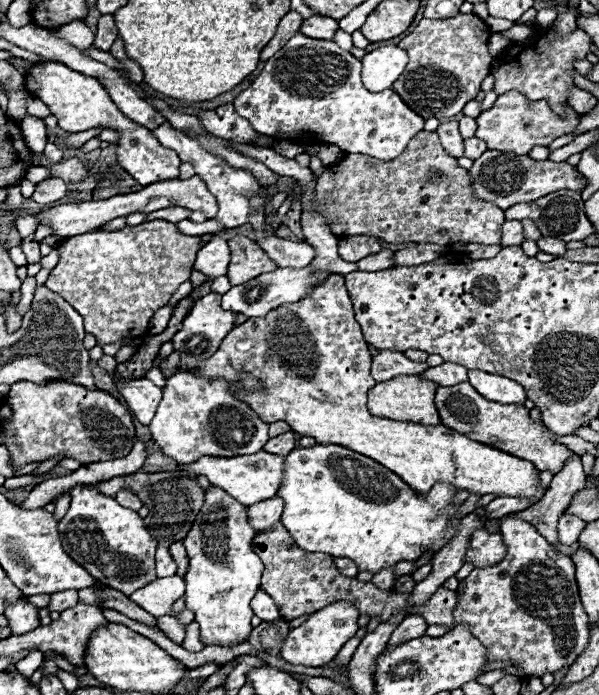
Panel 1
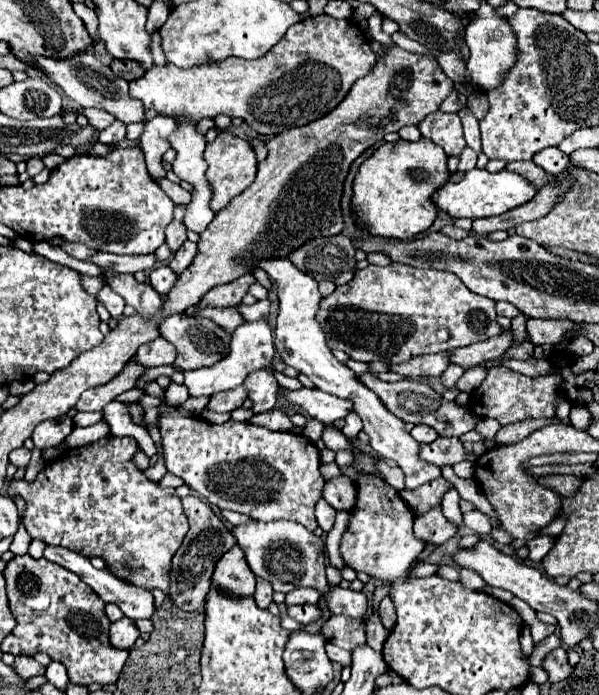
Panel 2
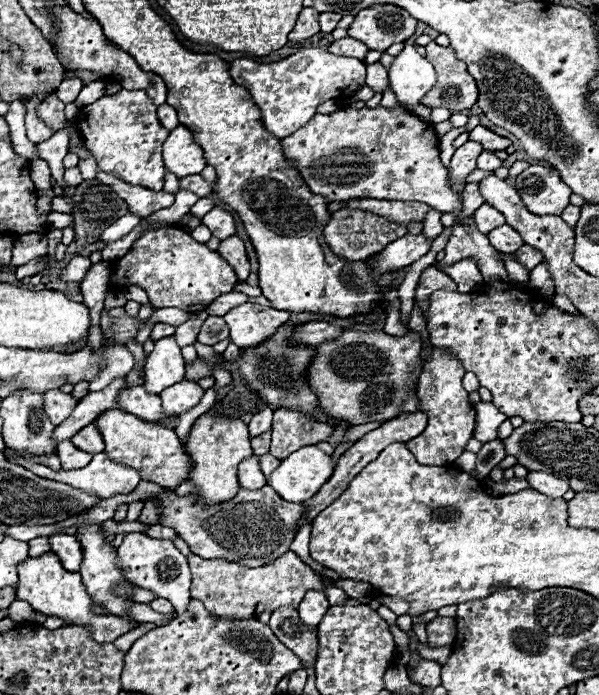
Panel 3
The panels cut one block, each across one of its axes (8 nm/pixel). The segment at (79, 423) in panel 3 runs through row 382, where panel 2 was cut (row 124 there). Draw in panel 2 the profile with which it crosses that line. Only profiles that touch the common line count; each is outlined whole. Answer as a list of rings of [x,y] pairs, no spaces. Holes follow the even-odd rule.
[[[112,122],[108,128],[104,128],[100,132],[100,142],[102,144],[112,144],[112,142],[120,142],[126,138],[126,126],[120,124],[120,122]]]

